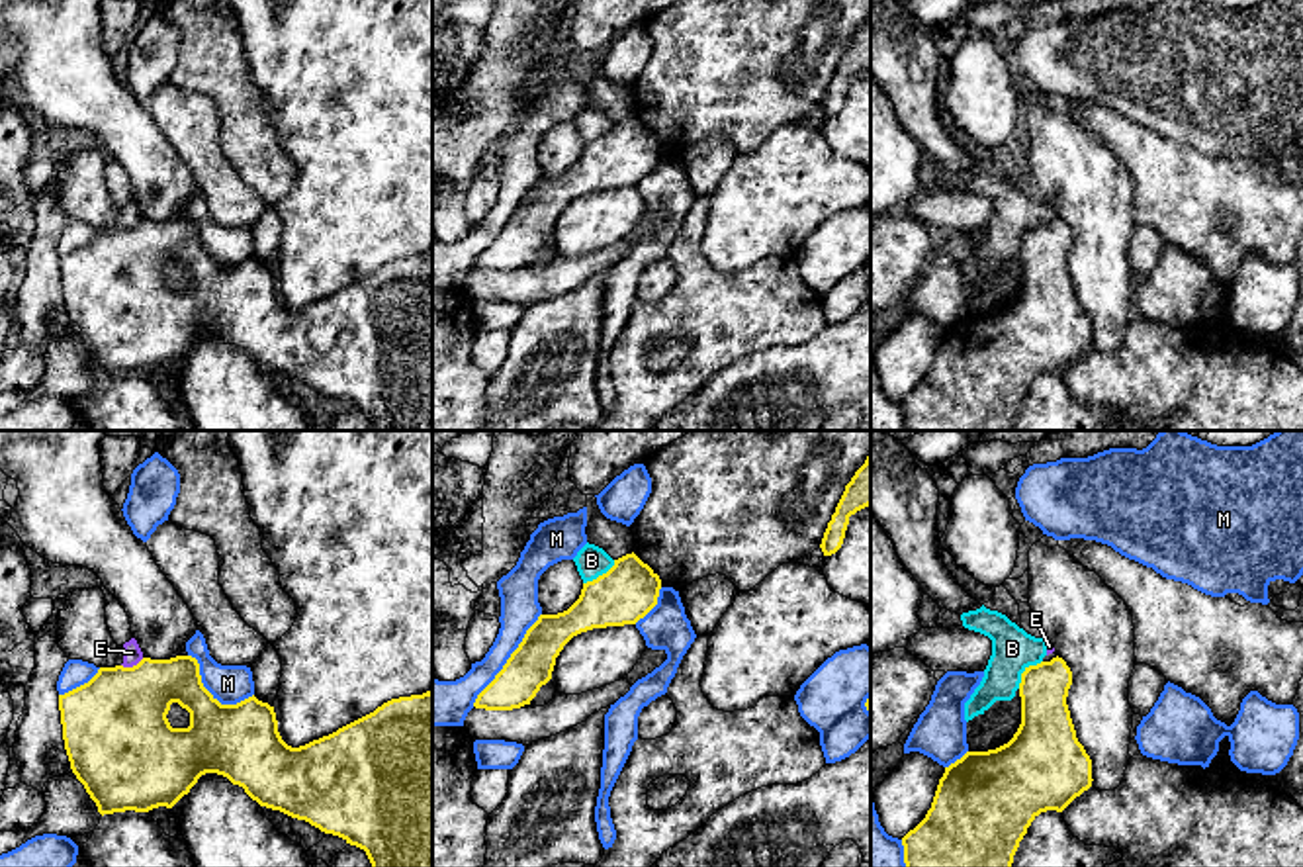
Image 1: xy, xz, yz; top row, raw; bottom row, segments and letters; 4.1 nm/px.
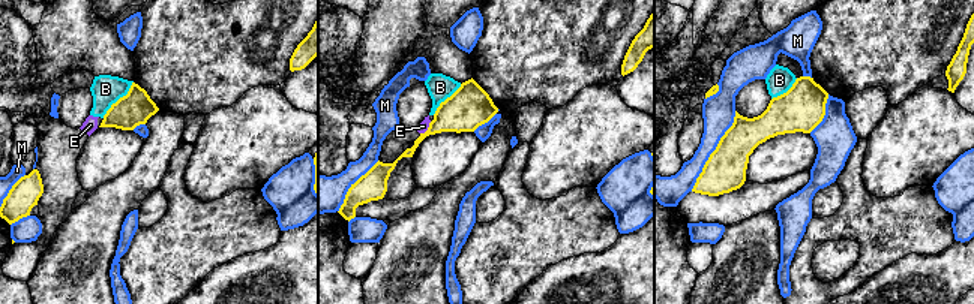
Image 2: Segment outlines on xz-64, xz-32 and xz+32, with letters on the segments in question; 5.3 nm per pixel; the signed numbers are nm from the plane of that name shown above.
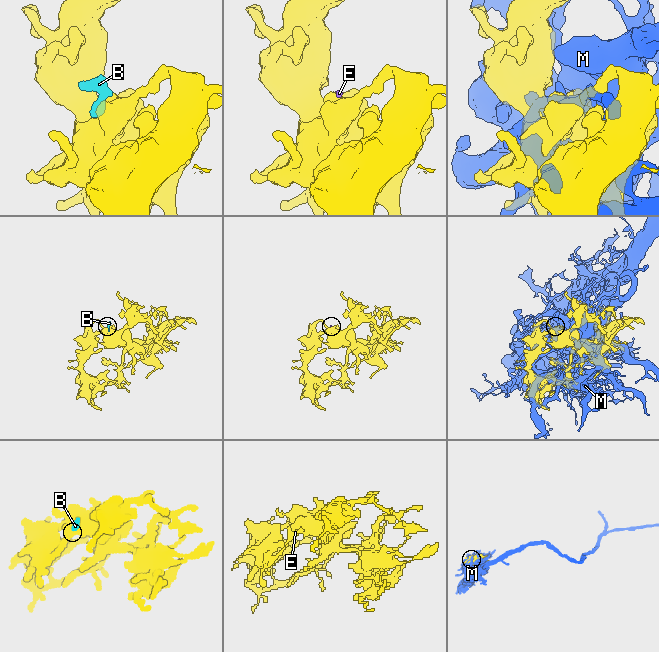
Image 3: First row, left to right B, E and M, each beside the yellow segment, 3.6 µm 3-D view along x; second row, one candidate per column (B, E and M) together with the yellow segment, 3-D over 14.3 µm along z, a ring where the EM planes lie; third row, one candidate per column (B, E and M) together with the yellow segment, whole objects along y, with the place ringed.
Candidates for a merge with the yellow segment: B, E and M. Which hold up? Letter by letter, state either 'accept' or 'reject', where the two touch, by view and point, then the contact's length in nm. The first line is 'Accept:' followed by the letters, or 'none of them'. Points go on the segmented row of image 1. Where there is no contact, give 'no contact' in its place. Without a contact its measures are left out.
Accept: none of them
B: reject; contact yz (1024, 672); length 160 nm
E: reject; contact xy (134, 666); length 100 nm
M: reject; contact xz (507, 660); length 480 nm

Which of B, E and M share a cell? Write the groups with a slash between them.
B E / M

